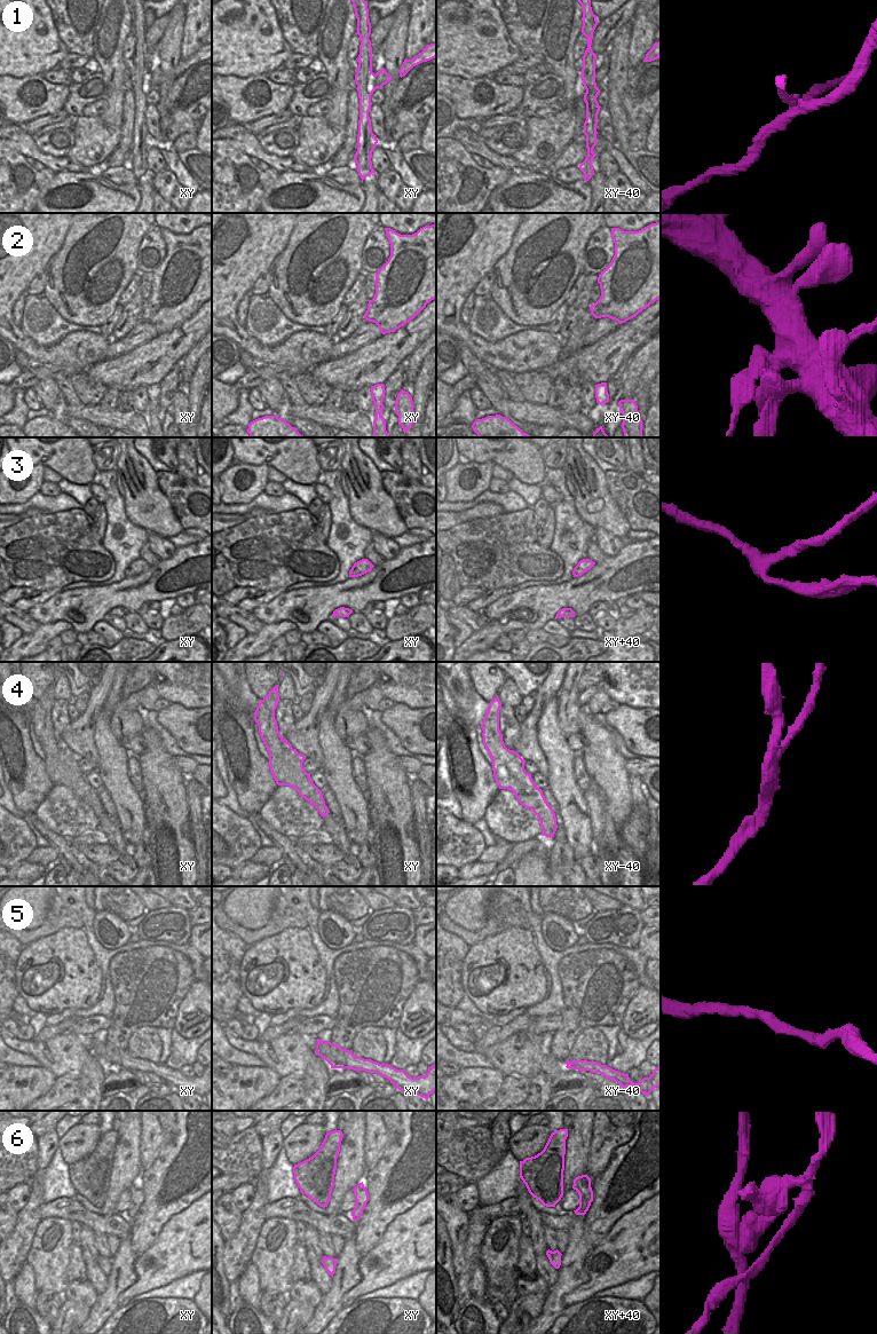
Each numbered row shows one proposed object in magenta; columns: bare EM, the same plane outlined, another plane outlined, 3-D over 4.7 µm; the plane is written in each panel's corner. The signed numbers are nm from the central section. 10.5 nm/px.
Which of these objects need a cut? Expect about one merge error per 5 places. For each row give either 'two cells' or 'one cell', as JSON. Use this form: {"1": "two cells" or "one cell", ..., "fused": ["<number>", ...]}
{"1": "two cells", "2": "one cell", "3": "one cell", "4": "two cells", "5": "one cell", "6": "two cells", "fused": ["1", "4", "6"]}

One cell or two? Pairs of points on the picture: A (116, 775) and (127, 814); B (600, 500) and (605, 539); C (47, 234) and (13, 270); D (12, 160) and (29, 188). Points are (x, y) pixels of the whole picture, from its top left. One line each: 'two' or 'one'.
A: one
B: two
C: one
D: one

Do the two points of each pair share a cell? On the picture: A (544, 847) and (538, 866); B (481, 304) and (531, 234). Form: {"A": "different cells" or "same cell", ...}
{"A": "same cell", "B": "different cells"}

